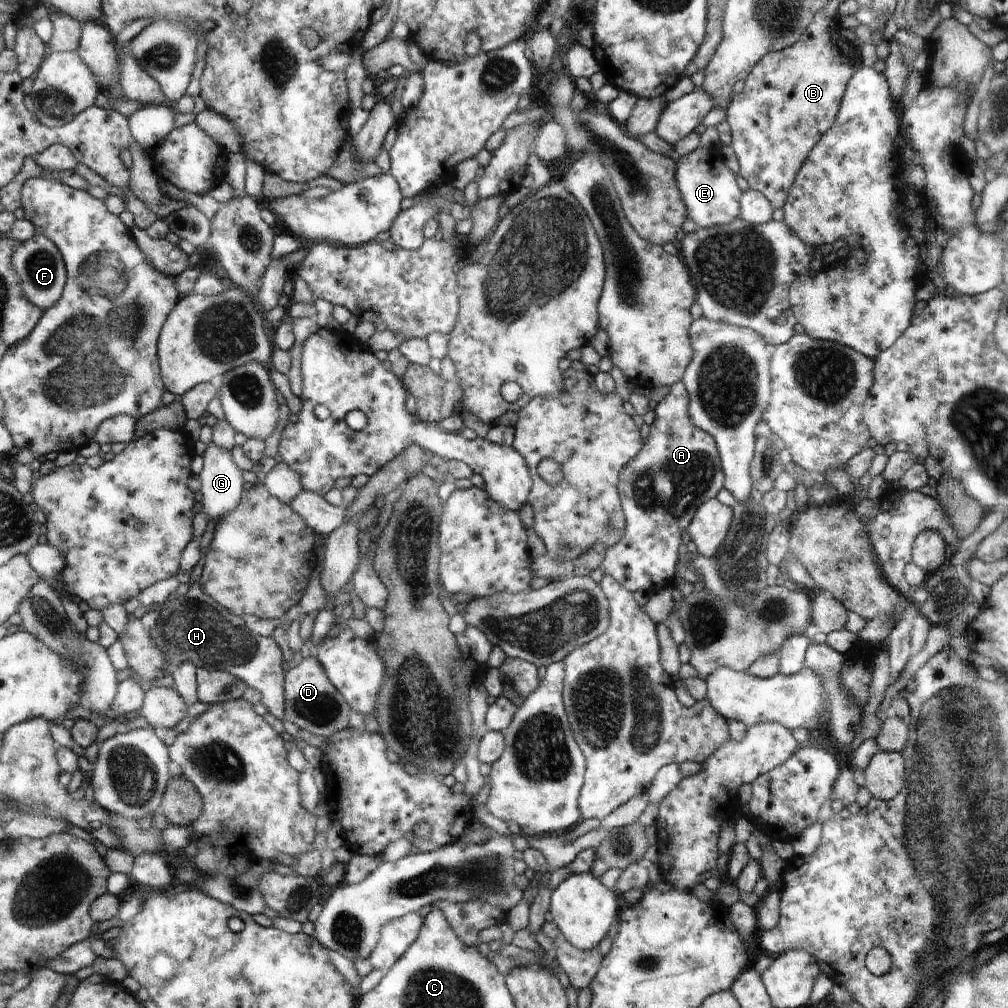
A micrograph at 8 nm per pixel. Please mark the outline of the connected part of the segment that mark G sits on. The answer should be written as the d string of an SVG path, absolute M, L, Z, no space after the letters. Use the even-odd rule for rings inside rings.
M213 442L203 454L203 468L198 475L201 482L201 506L209 520L221 520L238 506L242 494L242 471L234 464L231 451Z

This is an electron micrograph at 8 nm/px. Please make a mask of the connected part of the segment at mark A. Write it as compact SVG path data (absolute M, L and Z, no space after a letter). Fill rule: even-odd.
M682 380L670 387L670 393L655 409L654 422L649 426L647 444L640 458L619 474L619 494L624 494L624 510L628 510L628 530L620 541L605 550L600 568L612 575L629 591L652 593L673 582L682 532L703 502L716 499L725 484L718 443L692 422L687 407L687 389Z

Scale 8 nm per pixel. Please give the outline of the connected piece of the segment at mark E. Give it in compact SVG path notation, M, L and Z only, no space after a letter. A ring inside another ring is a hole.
M699 146L681 156L677 162L675 175L678 190L687 208L687 216L700 227L728 225L738 216L738 200L741 200L742 192L736 184L736 176L728 166L716 164L704 147Z

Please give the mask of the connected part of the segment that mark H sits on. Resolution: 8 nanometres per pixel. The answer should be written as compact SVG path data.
M199 584L188 588L186 594L168 599L160 610L161 618L150 629L150 635L155 645L165 654L169 670L182 665L184 661L192 661L197 668L226 671L260 692L261 703L272 716L278 720L286 716L286 672L283 668L287 665L273 636L263 637L248 629L242 617L220 606Z

